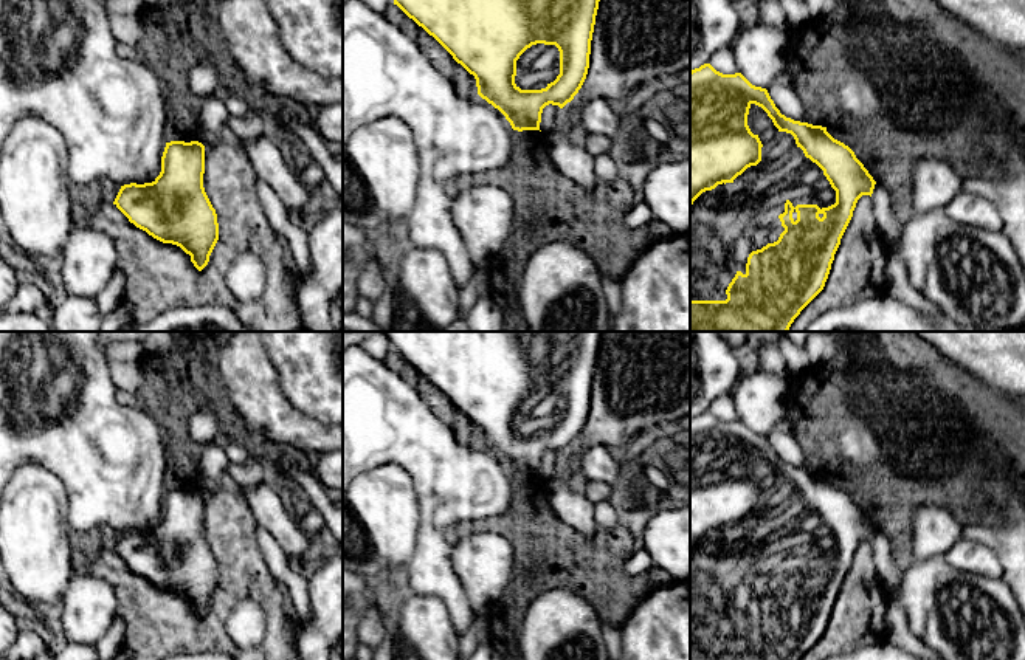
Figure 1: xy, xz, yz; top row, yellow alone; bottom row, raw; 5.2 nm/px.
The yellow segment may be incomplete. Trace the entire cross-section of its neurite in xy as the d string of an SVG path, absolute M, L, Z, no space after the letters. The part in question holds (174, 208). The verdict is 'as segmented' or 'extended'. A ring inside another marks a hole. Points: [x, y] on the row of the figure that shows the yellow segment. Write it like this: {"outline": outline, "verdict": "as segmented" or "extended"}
{"outline": "M166 143L161 172L152 183L121 186L113 205L163 243L180 246L202 271L219 240L217 214L205 187L205 146Z", "verdict": "as segmented"}

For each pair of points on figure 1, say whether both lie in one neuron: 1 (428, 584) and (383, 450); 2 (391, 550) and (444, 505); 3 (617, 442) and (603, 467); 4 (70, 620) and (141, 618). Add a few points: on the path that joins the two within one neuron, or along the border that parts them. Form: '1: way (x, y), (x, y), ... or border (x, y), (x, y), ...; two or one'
1: way (430, 547), (430, 481), (421, 471); one
2: border (416, 493), (417, 536), (414, 552), (407, 563); two
3: border (614, 453), (590, 445), (580, 468); two
4: border (104, 581), (112, 589), (117, 615); two

